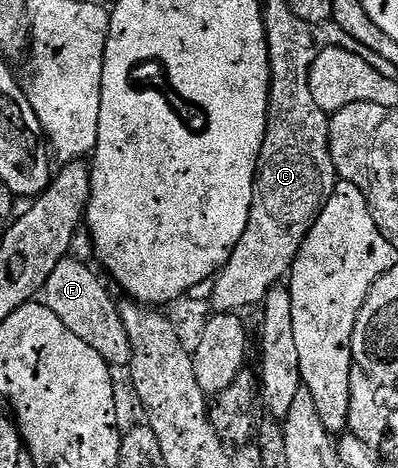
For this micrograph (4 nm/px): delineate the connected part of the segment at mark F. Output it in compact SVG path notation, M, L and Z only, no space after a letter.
M67 258L52 270L44 289L44 303L76 334L104 358L111 369L125 369L132 358L132 342L128 342L128 330L124 330L124 322L118 313L119 301L110 297L108 289L102 285L102 280L82 260Z

